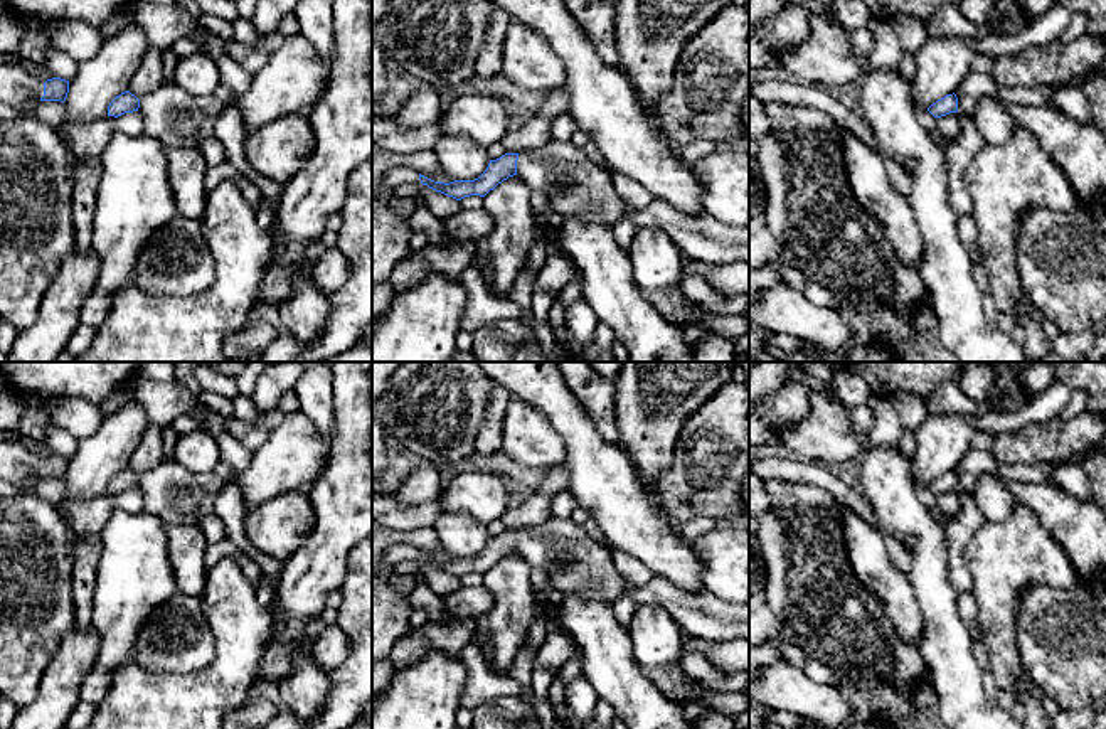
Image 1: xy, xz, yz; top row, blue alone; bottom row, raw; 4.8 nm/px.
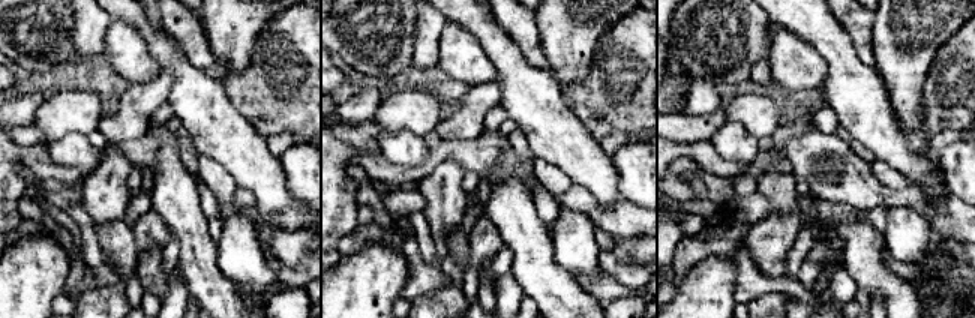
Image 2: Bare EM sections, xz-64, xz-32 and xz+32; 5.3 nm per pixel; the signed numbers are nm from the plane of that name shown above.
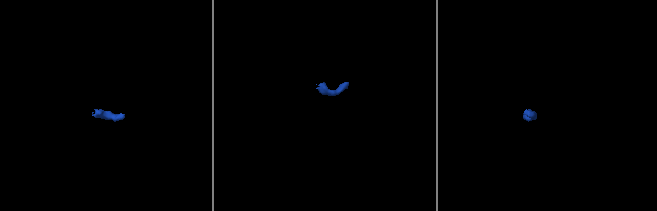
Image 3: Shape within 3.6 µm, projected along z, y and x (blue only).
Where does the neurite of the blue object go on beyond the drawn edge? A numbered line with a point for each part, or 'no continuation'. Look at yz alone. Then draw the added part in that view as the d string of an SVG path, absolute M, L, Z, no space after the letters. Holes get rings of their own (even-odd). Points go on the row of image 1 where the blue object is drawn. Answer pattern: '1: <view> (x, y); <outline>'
no continuation

